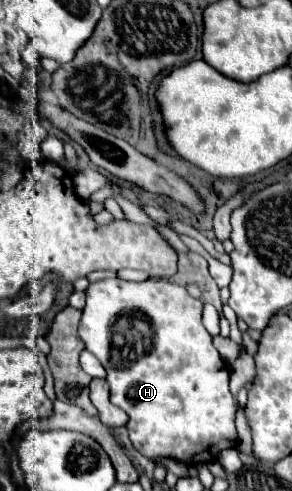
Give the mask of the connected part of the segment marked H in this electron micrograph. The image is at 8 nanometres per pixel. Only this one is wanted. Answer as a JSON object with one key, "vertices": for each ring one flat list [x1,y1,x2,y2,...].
{"vertices":[[106,278,106,280,94,282,86,290,86,306,82,310,82,320,80,320,80,338,84,340,86,348,100,360,100,364,106,370,106,382,110,386,110,402,116,404,118,408,122,408,130,416,126,428,128,428,130,440,132,440,132,444,138,452,142,452,148,458,168,456,168,458,176,458,180,462,186,462,186,464,194,466,194,464,216,460,216,456,224,448,234,448,236,446,236,426,234,426,236,400,230,394,230,386,228,386,230,370,228,370,228,364,220,358,218,350,214,348,212,336,208,334,208,330,202,324,202,302,192,298,184,286,172,284,168,280,154,280,154,278,144,280,144,282,128,282,128,280,122,280,122,278]]}

